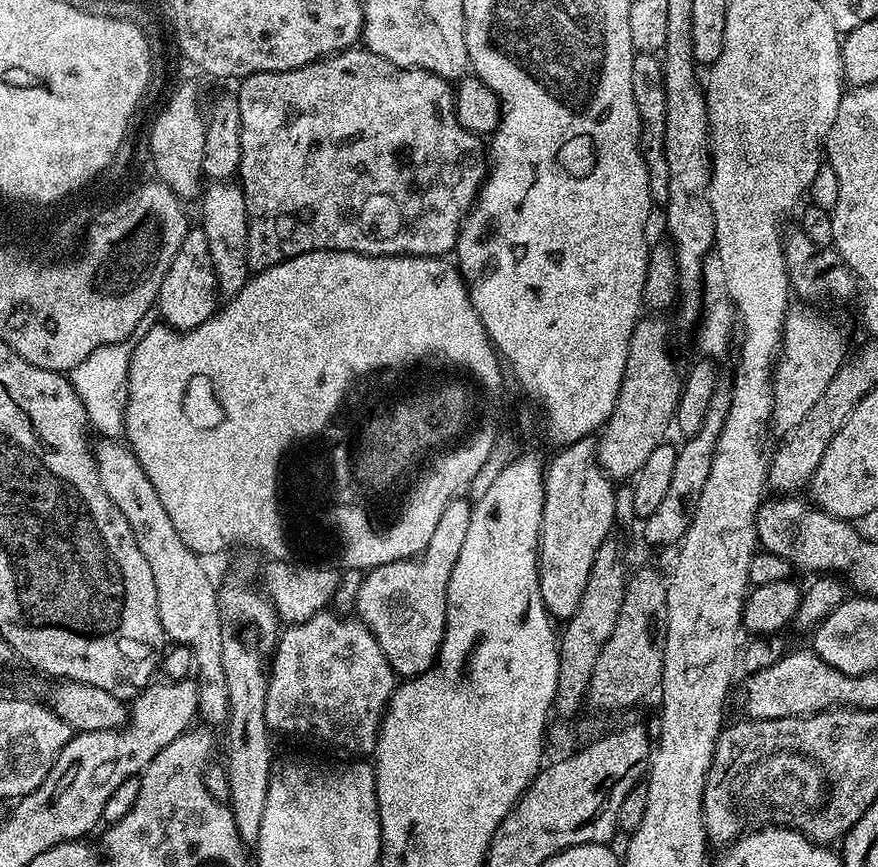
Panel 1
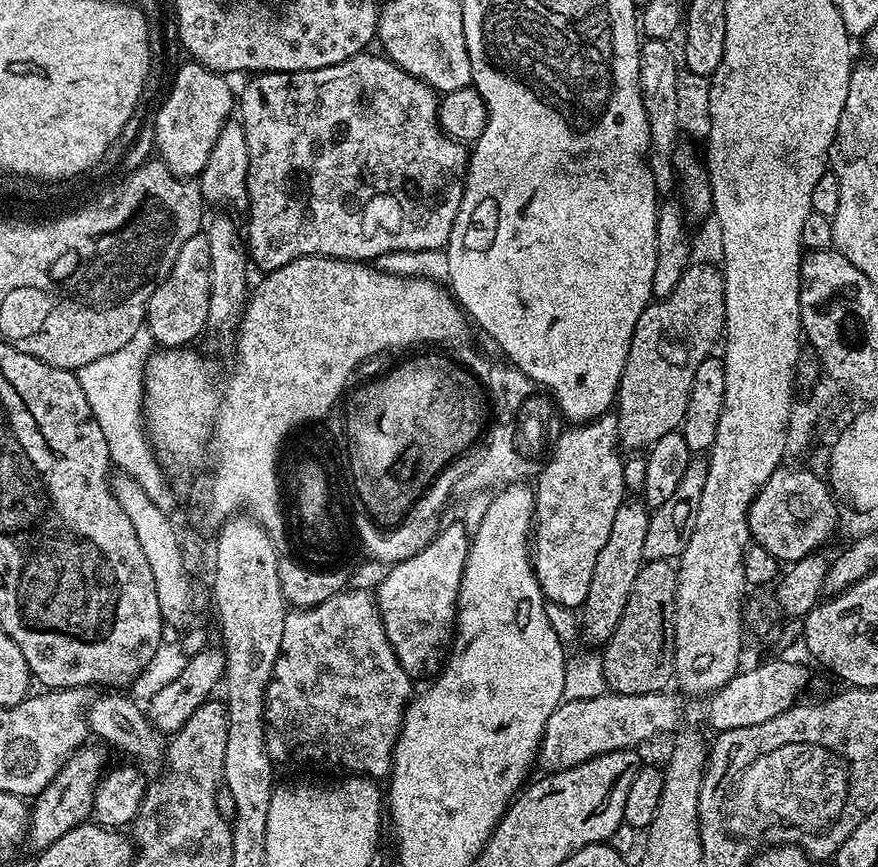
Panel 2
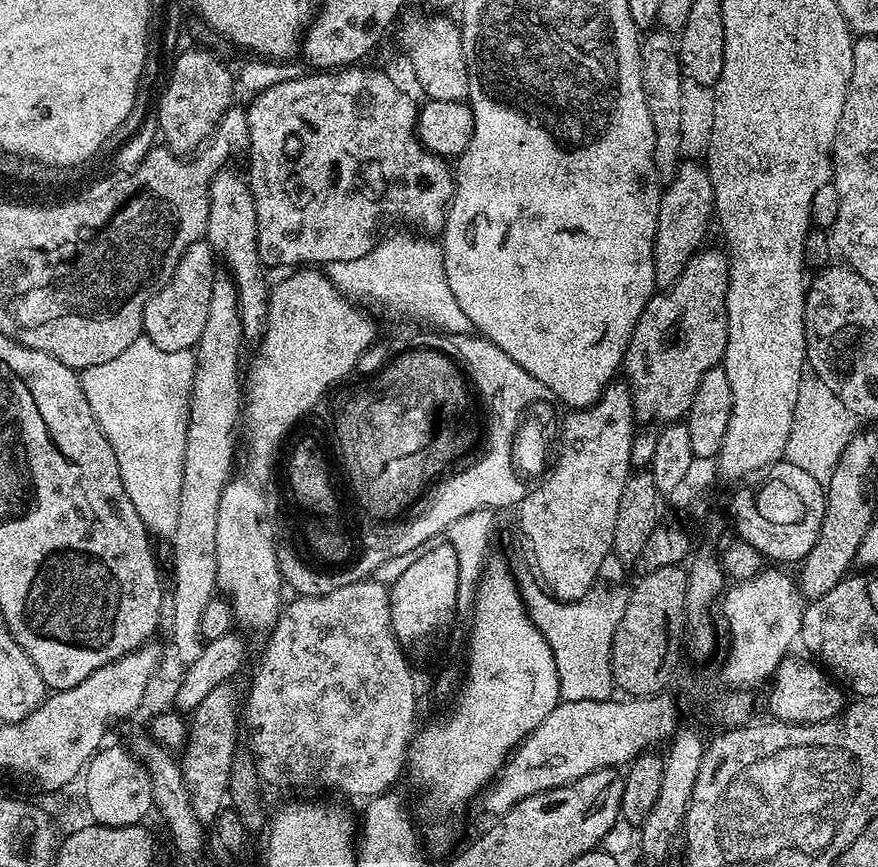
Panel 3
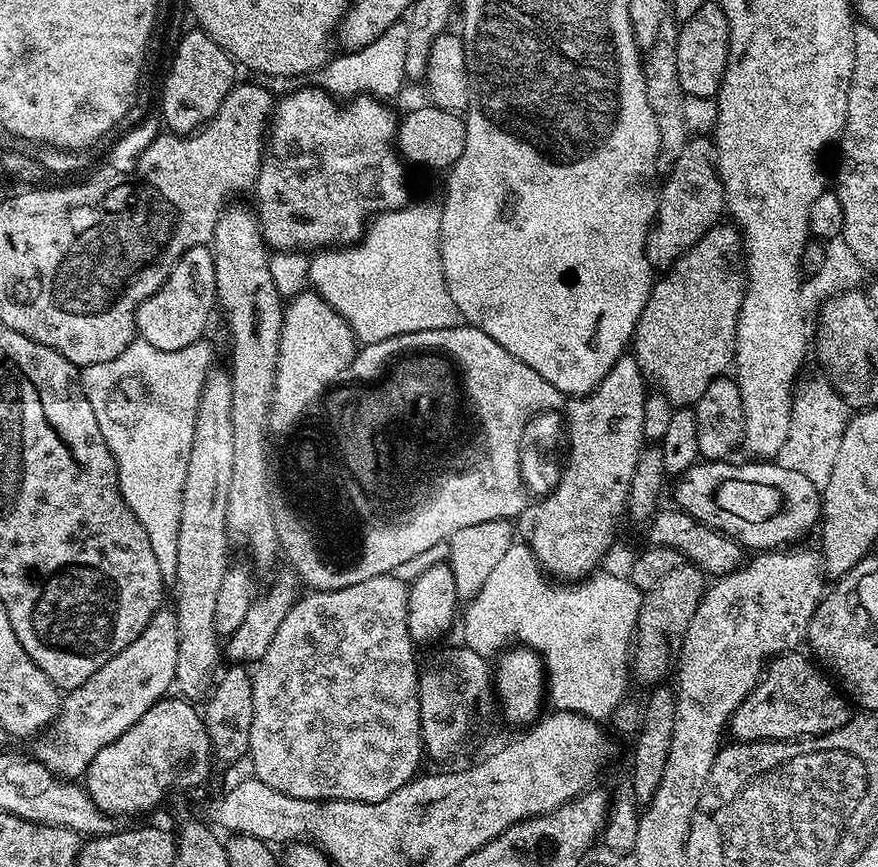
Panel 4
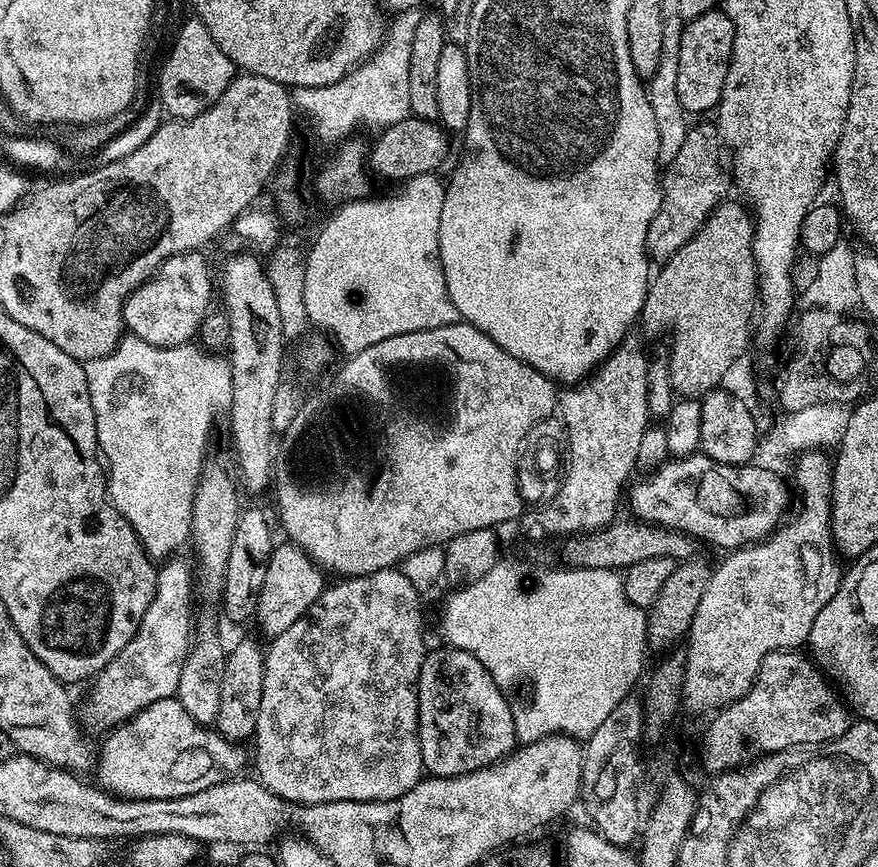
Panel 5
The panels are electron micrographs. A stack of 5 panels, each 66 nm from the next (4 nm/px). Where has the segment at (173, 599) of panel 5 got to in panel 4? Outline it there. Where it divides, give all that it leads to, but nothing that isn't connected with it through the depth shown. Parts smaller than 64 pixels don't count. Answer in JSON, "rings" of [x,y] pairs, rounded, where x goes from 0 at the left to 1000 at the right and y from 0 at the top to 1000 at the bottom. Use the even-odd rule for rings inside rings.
{"rings":[[[187,699],[173,709],[166,727],[162,727],[162,731],[153,736],[153,740],[148,740],[144,750],[130,754],[130,759],[125,759],[125,764],[121,764],[116,773],[103,777],[103,782],[98,782],[93,791],[81,795],[69,806],[68,820],[65,821],[63,830],[59,832],[52,847],[40,855],[42,856],[41,867],[39,866],[40,877],[74,900],[85,901],[95,896],[100,889],[103,879],[107,879],[107,870],[112,870],[116,860],[125,860],[130,851],[144,847],[144,842],[148,842],[148,837],[153,837],[153,833],[157,833],[157,828],[162,828],[162,824],[166,824],[171,814],[175,814],[192,802],[191,792],[194,795],[197,792],[202,768],[203,717],[199,705],[195,700]]]}

